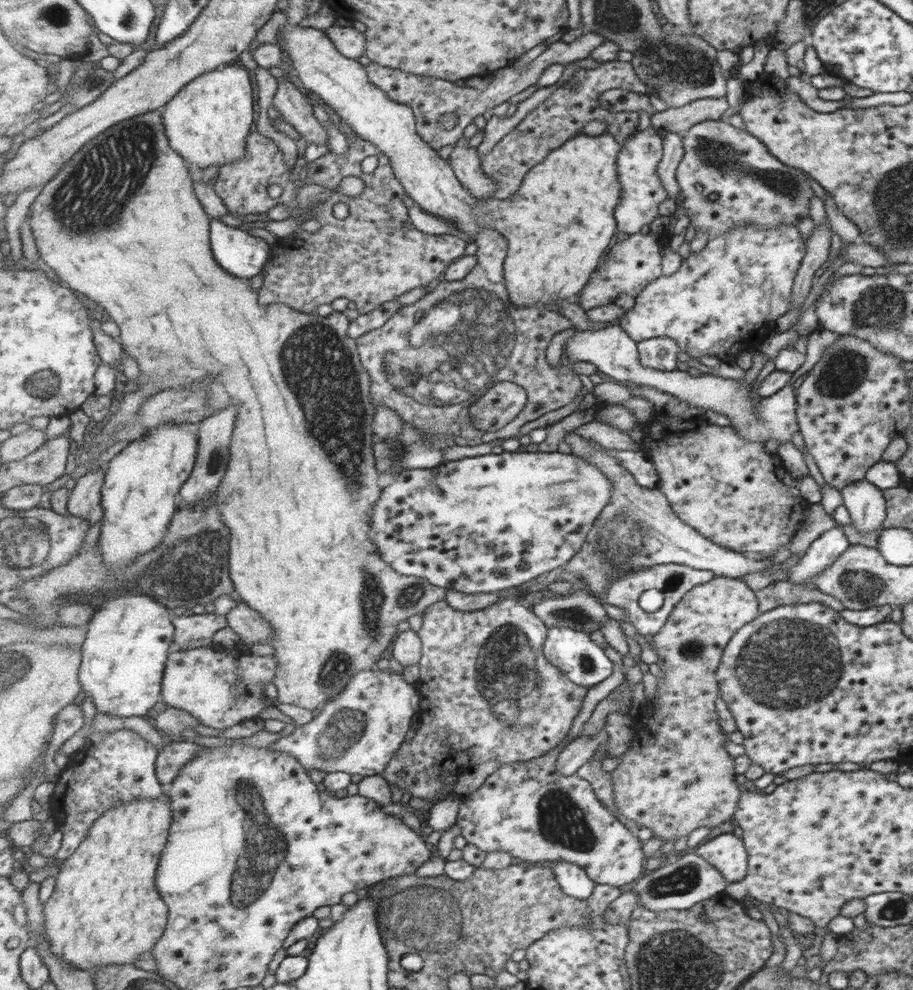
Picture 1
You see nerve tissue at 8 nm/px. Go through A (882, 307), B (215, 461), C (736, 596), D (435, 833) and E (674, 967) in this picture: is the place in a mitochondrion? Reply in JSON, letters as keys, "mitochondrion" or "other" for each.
{"A":"mitochondrion","B":"mitochondrion","C":"other","D":"other","E":"mitochondrion"}

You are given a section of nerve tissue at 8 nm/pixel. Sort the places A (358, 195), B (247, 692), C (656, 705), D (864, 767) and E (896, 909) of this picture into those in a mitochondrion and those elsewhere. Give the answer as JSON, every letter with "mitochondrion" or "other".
{"A":"mitochondrion","B":"other","C":"other","D":"other","E":"mitochondrion"}

